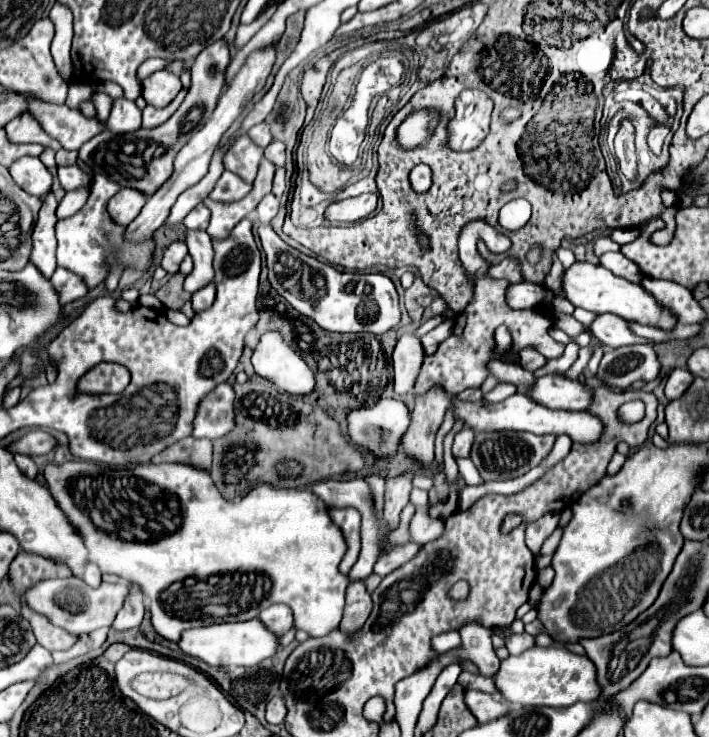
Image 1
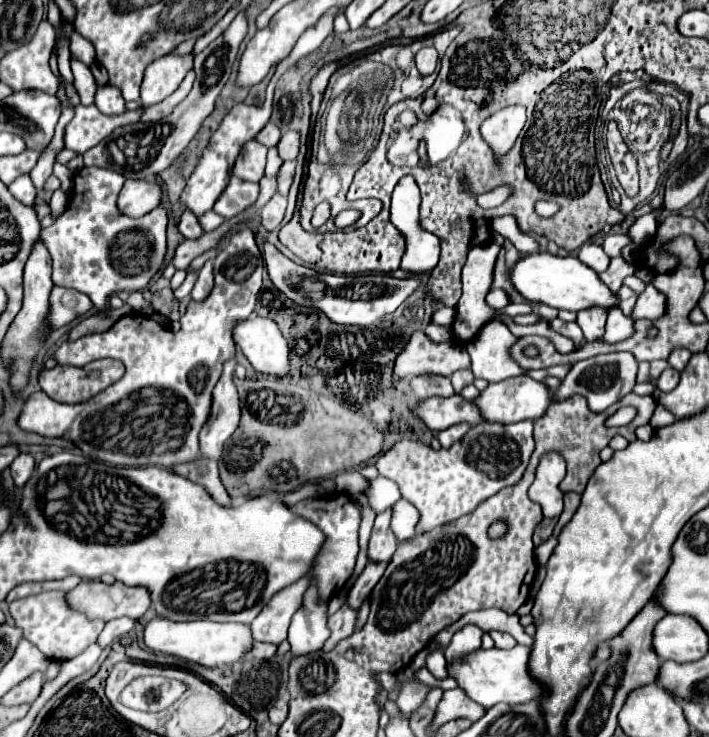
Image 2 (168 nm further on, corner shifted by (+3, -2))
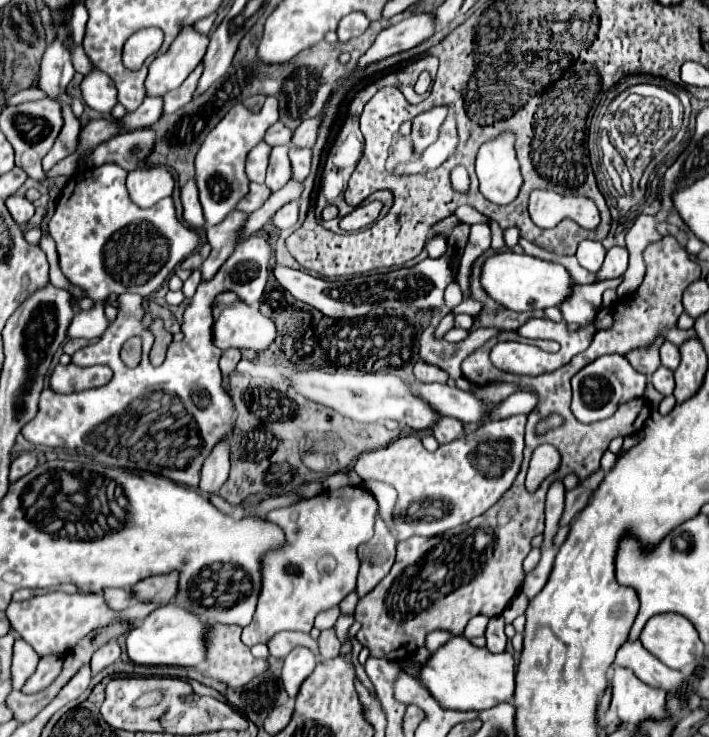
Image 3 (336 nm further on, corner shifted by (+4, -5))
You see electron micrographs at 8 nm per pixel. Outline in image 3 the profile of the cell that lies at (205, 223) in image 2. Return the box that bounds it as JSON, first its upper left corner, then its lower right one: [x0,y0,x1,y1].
[201,210,245,280]

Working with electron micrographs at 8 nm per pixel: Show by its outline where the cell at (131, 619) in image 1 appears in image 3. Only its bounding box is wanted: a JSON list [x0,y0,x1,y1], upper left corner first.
[91,640,121,674]

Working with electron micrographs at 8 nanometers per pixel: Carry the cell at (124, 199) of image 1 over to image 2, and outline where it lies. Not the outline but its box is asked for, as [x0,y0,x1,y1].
[118,179,162,215]

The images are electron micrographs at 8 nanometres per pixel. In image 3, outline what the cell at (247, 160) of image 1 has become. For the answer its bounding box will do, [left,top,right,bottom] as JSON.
[247,142,271,182]

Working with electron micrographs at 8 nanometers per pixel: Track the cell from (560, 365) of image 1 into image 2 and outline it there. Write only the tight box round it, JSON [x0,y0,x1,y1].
[466,321,524,381]

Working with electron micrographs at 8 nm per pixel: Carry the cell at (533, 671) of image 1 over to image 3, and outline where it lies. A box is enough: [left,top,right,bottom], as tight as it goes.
[421,636,515,710]

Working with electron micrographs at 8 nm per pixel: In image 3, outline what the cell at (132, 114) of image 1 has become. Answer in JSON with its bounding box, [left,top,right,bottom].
[81,70,117,114]

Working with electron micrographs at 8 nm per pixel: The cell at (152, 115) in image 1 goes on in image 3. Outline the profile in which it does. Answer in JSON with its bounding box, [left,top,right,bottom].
[163,64,201,114]

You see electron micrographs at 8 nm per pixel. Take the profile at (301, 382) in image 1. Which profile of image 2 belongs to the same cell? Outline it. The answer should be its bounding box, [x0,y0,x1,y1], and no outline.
[232,317,290,377]

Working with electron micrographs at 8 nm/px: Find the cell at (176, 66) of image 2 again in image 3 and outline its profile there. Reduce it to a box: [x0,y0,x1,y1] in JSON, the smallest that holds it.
[145,28,209,96]

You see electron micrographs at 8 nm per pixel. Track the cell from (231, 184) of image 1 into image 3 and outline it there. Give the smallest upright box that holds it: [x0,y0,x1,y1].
[235,182,271,214]

